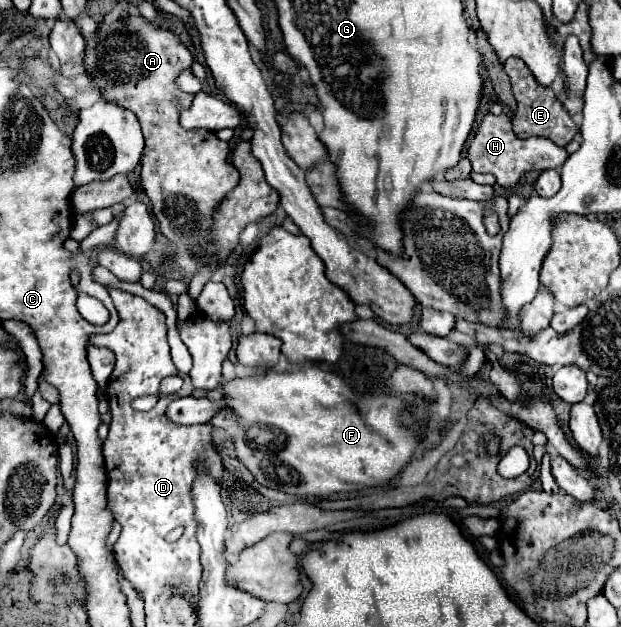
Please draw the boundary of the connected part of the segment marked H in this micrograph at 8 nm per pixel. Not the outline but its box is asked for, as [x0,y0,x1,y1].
[467,114,567,188]

